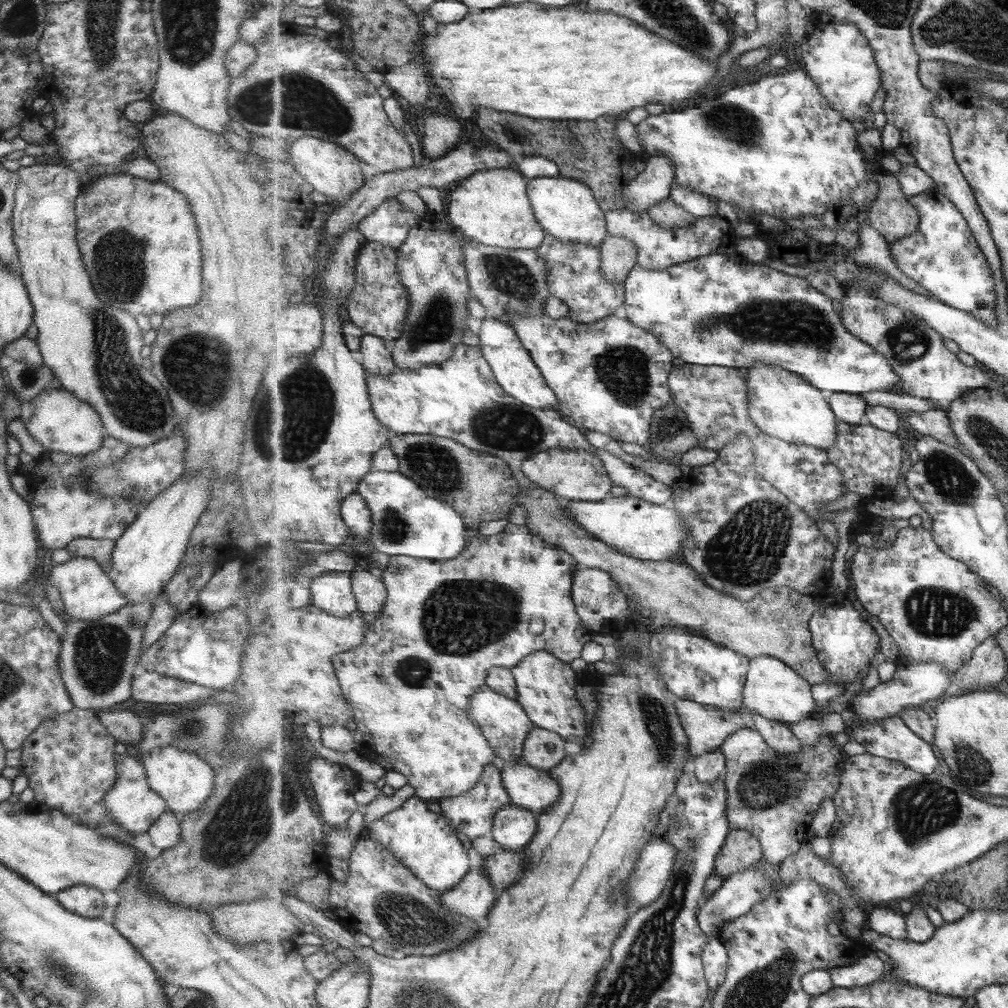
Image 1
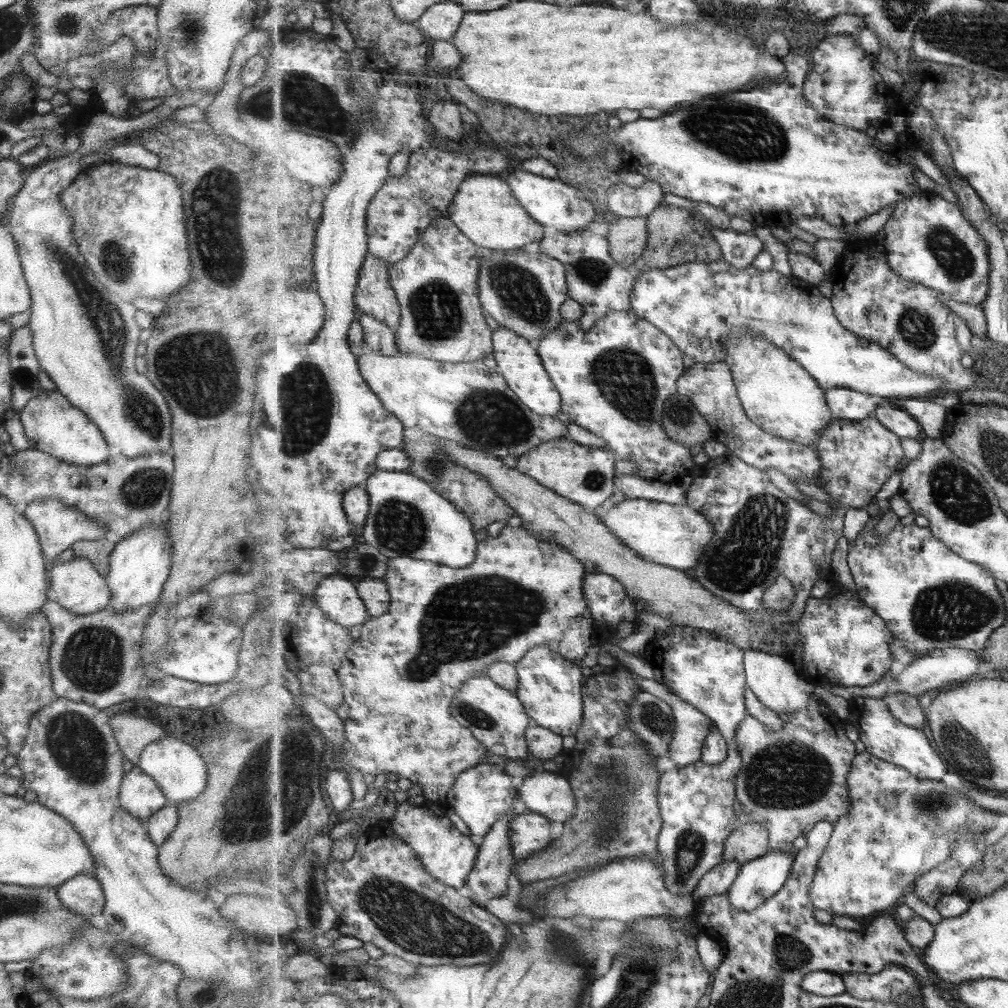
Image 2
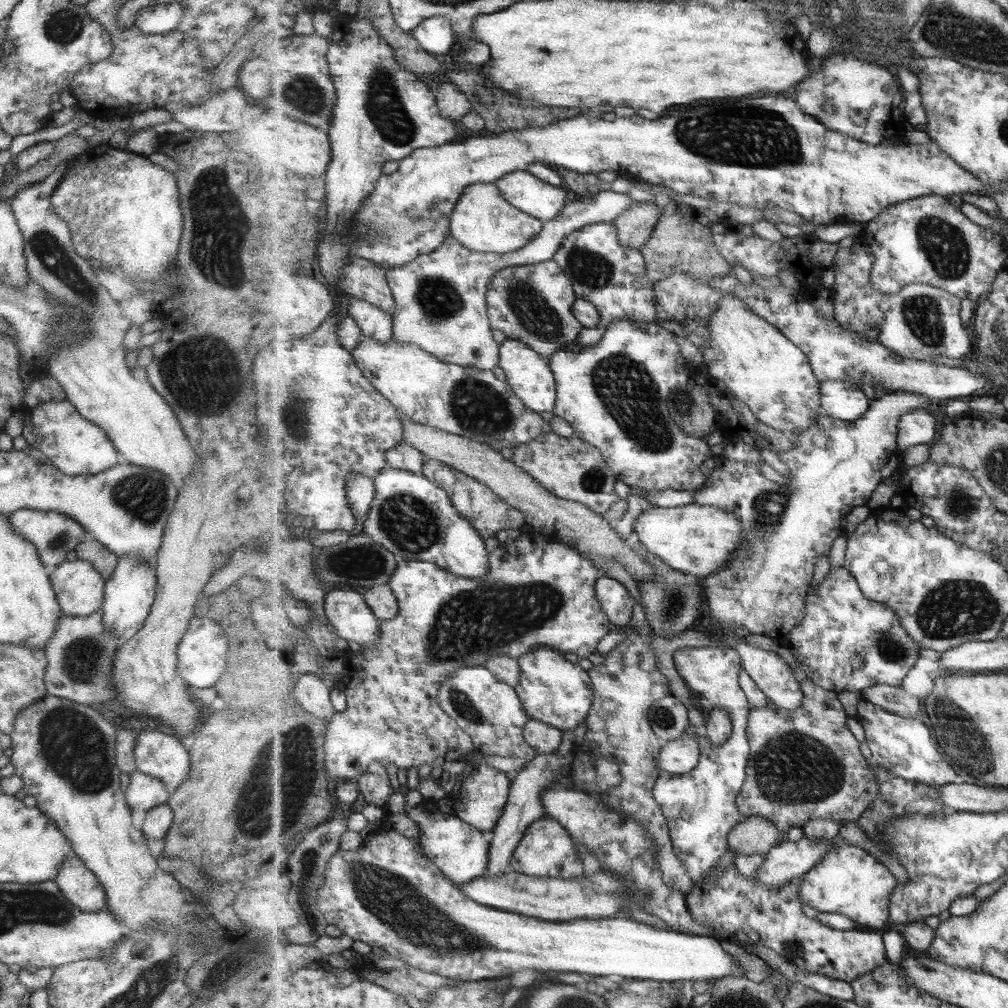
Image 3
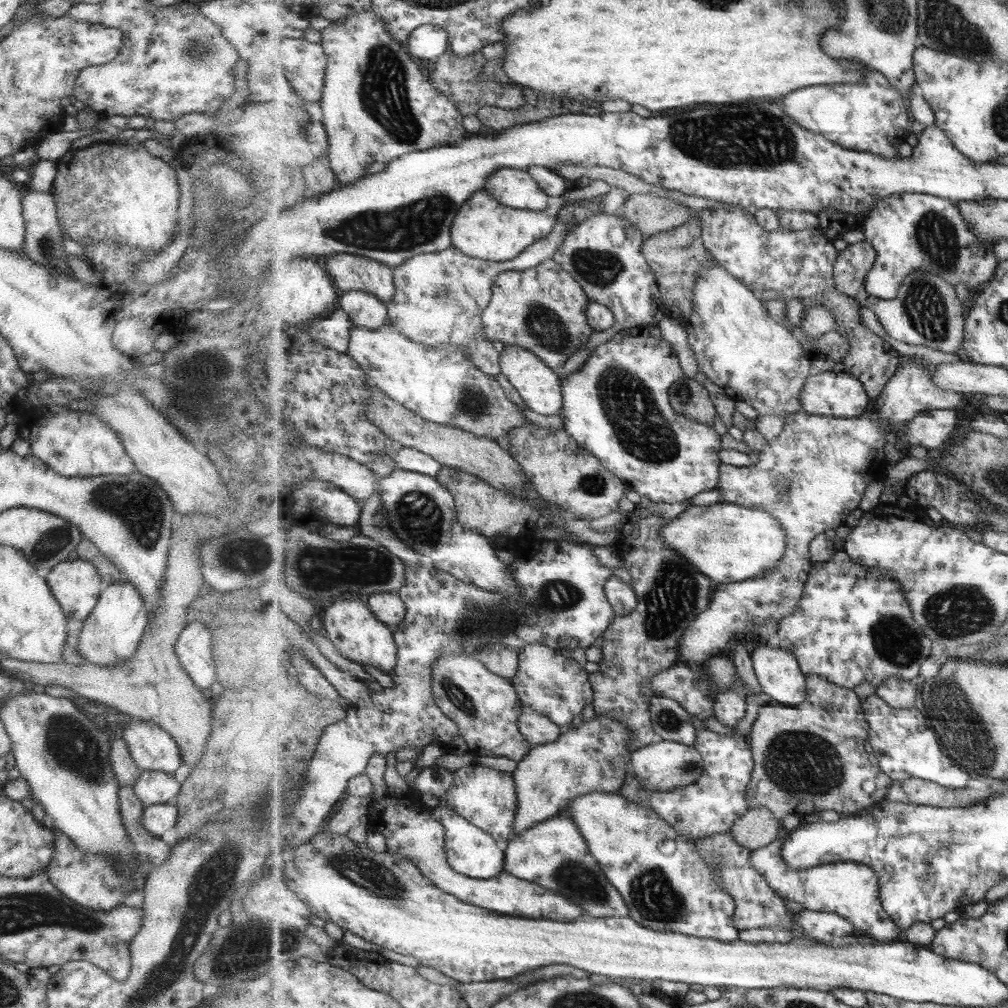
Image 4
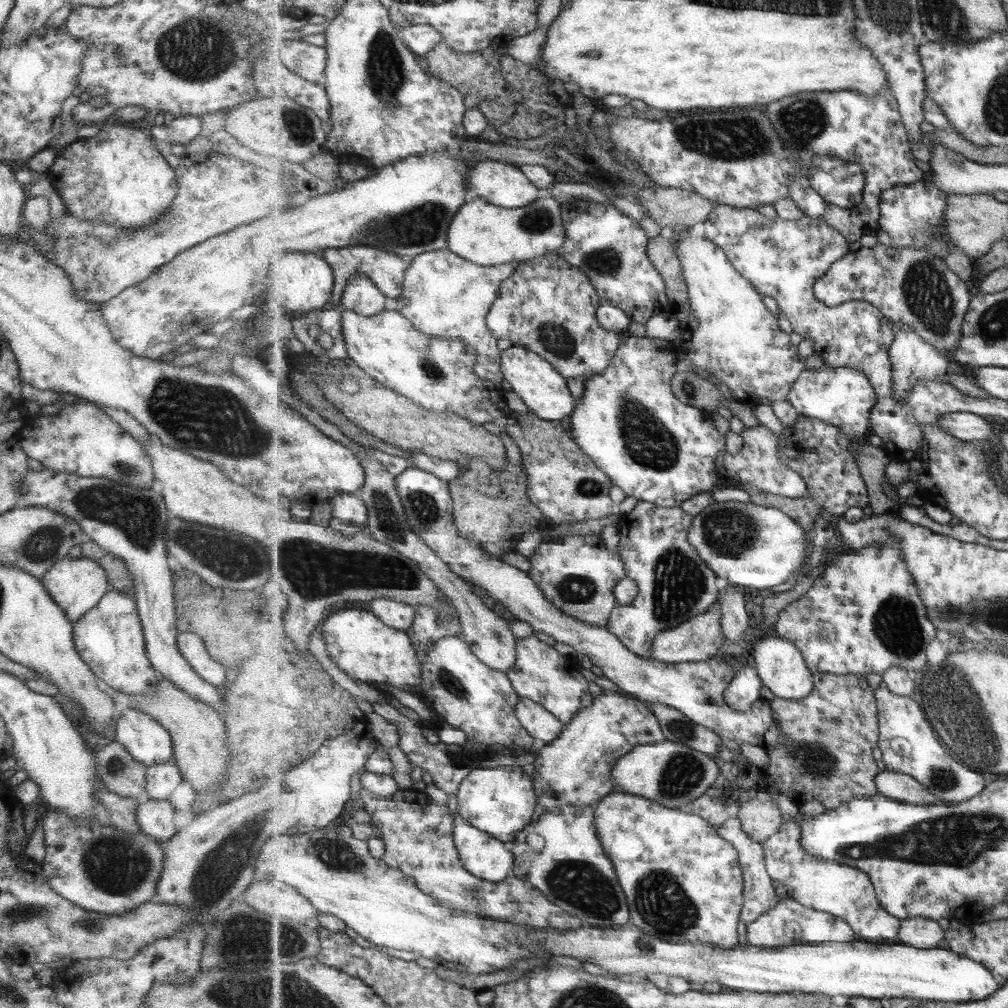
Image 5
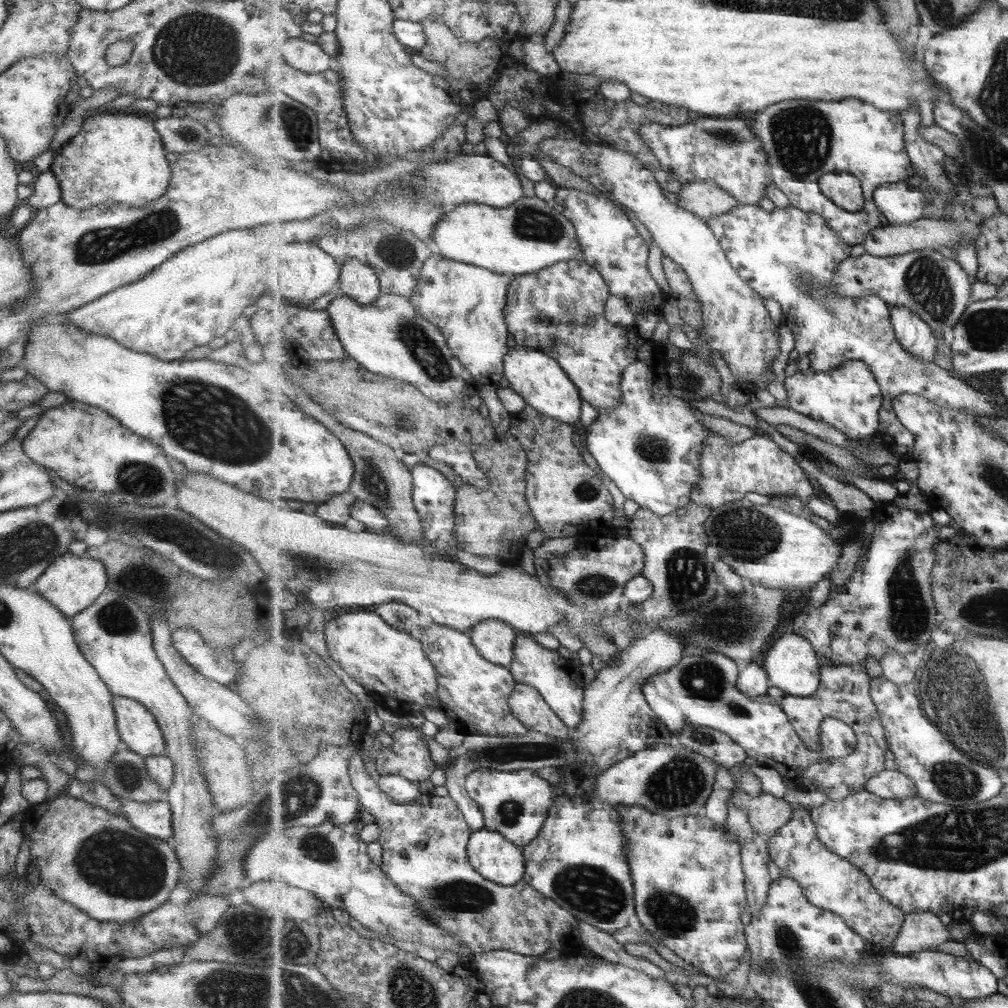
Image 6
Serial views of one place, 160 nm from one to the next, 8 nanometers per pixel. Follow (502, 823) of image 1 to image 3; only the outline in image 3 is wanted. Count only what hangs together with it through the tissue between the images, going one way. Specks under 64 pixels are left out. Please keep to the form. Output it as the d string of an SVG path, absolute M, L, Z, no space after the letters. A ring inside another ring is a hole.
M547 816L529 826L513 856L511 868L521 874L534 877L582 879L587 878L583 870L583 858L581 852L577 851L572 834L569 834L569 831L556 819L550 819Z

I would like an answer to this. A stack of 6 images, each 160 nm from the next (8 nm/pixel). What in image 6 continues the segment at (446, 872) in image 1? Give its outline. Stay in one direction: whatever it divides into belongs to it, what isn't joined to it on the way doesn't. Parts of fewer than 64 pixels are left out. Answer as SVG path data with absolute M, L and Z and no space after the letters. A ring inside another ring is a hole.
M482 829L475 831L468 842L469 862L479 874L503 886L524 880L526 871L523 847L509 842L504 834Z

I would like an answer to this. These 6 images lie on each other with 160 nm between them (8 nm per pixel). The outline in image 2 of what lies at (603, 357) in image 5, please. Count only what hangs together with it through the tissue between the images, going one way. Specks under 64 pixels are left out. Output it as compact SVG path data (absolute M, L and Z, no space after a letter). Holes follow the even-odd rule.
M522 249L497 253L481 263L479 285L483 309L500 327L514 330L534 345L566 321L561 315L561 306L570 297L566 266L548 254Z

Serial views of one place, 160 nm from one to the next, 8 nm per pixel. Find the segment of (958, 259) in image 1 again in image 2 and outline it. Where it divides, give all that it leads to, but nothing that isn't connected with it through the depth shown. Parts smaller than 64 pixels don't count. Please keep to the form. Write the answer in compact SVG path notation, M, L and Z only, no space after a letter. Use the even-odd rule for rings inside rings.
M919 190L919 192L896 204L896 209L881 230L877 231L877 240L885 247L887 262L903 278L921 283L940 292L945 297L965 304L979 305L988 298L990 270L989 245L979 231L963 214L960 206L943 198L937 193Z

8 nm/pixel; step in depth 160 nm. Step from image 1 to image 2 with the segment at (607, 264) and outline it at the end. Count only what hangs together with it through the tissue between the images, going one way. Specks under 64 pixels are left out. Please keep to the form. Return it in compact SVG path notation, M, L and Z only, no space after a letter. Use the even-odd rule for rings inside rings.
M620 217L610 224L607 237L612 257L621 266L631 266L642 256L648 244L648 217Z

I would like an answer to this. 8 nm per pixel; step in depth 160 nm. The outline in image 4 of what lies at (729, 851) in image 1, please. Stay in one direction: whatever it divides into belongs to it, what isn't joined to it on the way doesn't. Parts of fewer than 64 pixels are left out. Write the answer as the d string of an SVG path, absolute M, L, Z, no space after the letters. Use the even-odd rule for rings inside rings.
M767 807L749 808L733 826L733 838L745 849L757 851L775 842L783 830L781 820Z

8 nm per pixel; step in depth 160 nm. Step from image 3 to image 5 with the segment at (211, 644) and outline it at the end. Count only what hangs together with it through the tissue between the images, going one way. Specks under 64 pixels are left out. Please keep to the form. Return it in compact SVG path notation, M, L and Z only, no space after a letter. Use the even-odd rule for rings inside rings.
M190 632L176 634L178 651L195 674L211 686L219 687L225 680L225 670L219 662L215 662L206 651L203 641Z

